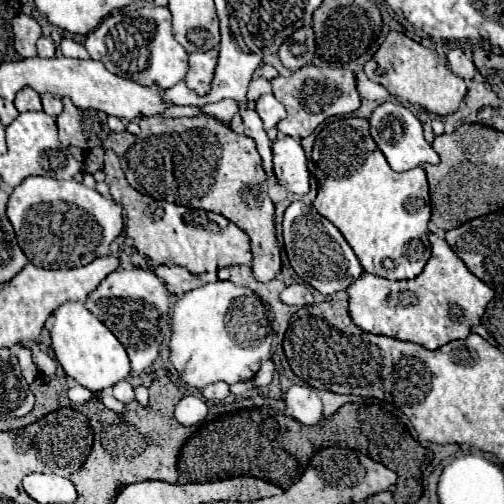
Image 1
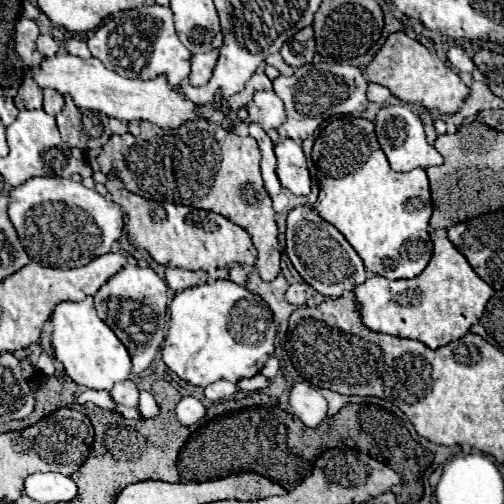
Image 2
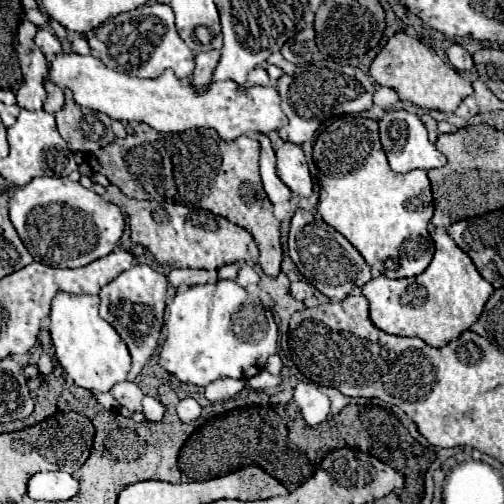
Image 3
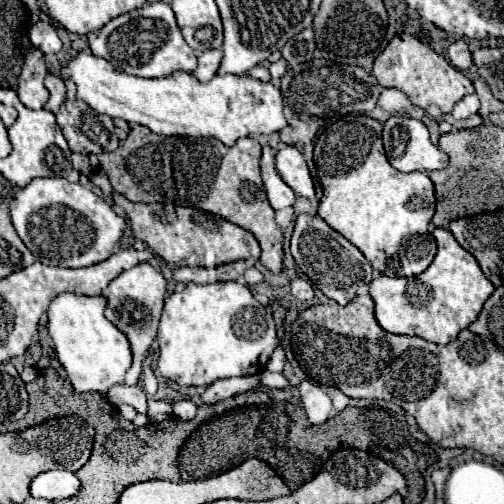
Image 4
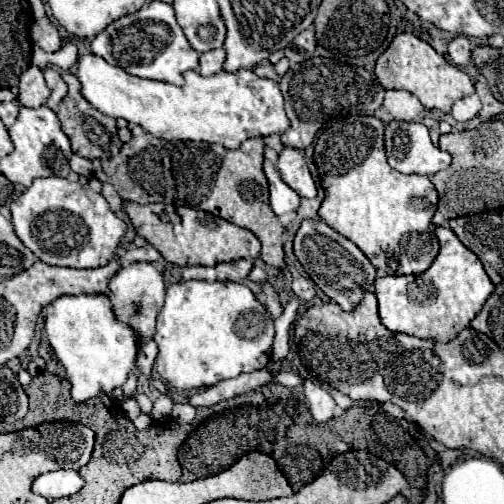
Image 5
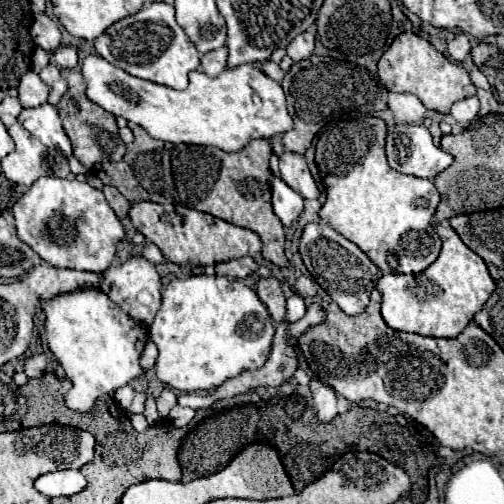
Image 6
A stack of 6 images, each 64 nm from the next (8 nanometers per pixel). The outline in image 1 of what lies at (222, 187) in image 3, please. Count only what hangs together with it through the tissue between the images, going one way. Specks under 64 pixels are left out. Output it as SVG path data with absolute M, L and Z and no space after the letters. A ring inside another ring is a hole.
M196 116L196 118L140 118L142 132L138 136L132 136L128 132L122 134L110 134L98 154L104 154L108 148L114 150L120 156L122 170L126 174L128 184L138 190L140 194L148 194L156 200L166 200L174 204L182 204L188 208L202 208L208 212L222 214L230 222L234 222L238 228L242 228L246 234L250 234L252 242L252 272L258 282L270 282L281 271L281 248L276 240L276 228L274 228L274 204L268 196L266 176L262 170L262 160L256 150L256 142L244 134L236 134L222 126L214 118Z

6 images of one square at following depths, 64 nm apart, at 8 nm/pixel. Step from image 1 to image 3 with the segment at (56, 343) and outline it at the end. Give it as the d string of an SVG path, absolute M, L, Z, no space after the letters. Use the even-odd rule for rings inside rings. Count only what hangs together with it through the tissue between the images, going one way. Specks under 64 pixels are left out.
M60 292L52 300L48 330L56 358L66 374L74 380L74 384L92 392L110 392L114 384L126 380L130 370L130 352L124 340L120 340L120 334L98 314L98 308L98 296L76 296Z

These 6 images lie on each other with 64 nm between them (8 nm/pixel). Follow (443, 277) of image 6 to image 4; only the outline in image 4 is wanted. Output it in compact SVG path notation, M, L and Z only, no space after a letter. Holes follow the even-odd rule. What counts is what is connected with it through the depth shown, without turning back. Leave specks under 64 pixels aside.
M436 228L434 238L438 242L436 258L420 276L390 278L380 274L378 280L370 282L370 296L374 300L376 320L386 332L448 344L478 318L494 286L476 264L476 258L456 242L450 230Z

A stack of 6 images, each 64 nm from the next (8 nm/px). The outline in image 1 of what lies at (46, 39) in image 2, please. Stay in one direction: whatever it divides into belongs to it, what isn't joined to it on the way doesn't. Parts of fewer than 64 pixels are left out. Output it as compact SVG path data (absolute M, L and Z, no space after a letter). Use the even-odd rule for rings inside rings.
M40 36L36 48L38 48L38 56L40 58L52 58L52 56L56 56L56 44L52 42L52 38Z

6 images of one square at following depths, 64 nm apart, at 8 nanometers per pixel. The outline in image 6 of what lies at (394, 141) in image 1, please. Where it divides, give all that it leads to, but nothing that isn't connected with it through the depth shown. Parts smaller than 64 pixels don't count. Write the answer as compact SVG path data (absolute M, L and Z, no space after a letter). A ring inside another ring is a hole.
M396 124L388 130L386 156L394 170L426 180L434 180L454 162L454 156L434 146L430 132L416 124Z

